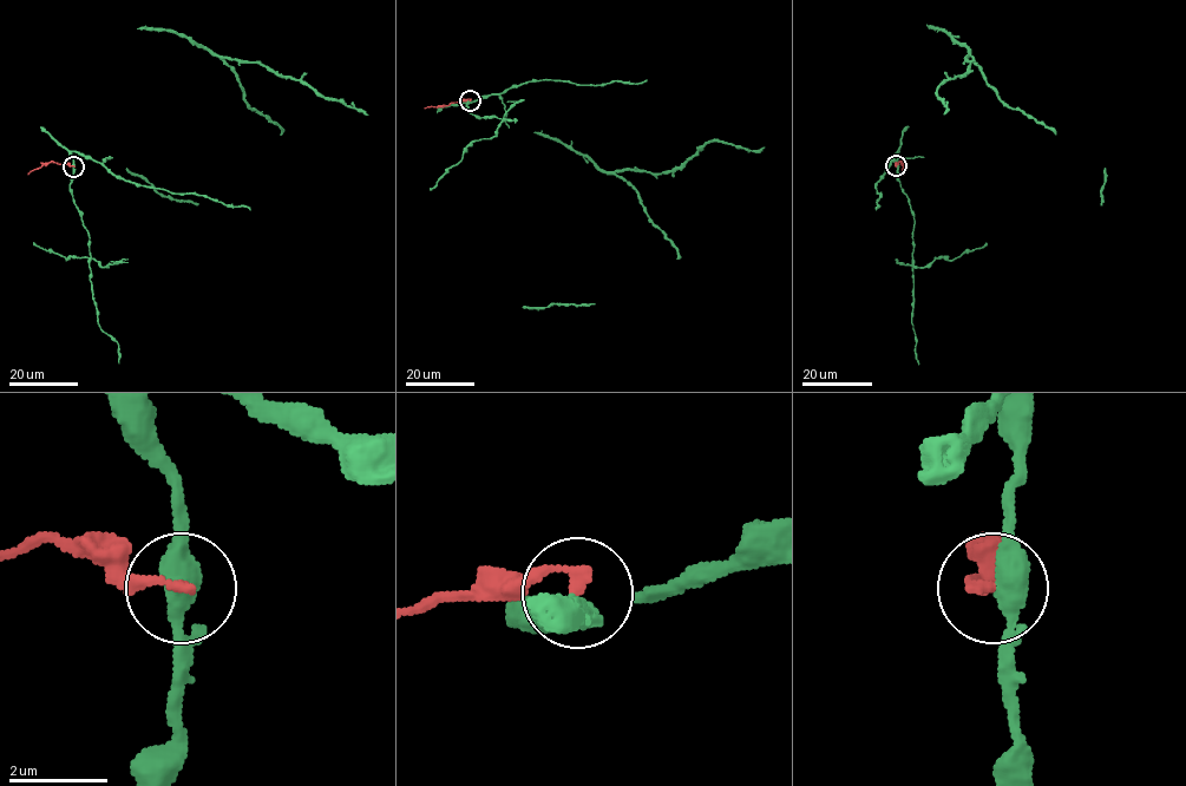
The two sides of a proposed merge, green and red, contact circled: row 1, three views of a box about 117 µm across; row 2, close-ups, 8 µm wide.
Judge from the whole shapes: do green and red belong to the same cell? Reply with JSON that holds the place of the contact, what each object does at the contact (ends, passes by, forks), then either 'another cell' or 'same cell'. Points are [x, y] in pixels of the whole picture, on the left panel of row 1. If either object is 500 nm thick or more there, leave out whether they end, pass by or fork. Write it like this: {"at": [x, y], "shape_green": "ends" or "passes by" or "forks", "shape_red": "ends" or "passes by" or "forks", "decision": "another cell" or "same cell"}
{"at": [73, 166], "shape_green": "passes by", "shape_red": "ends", "decision": "another cell"}

